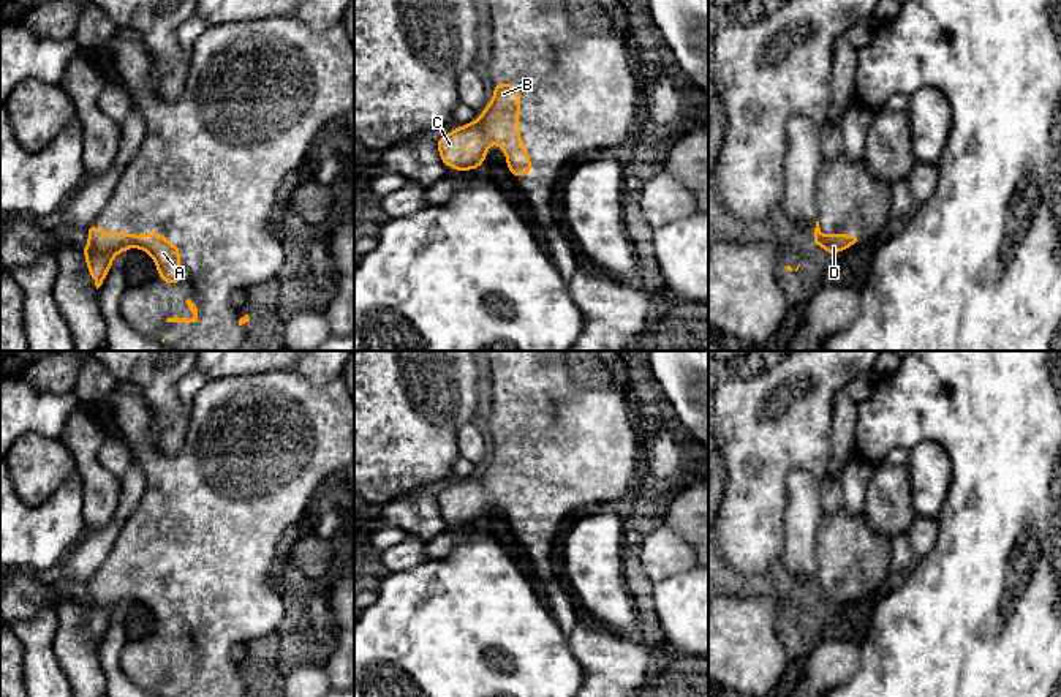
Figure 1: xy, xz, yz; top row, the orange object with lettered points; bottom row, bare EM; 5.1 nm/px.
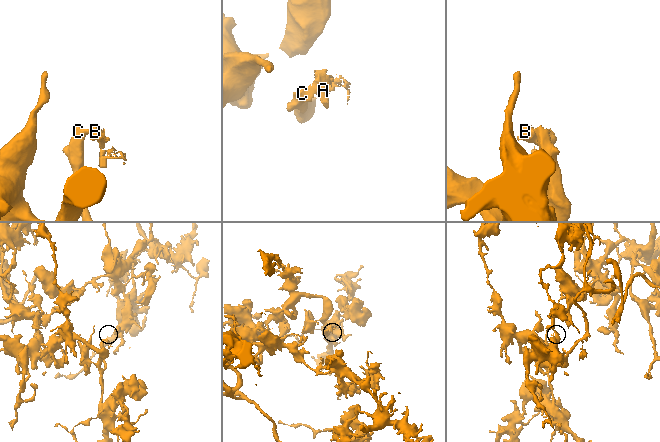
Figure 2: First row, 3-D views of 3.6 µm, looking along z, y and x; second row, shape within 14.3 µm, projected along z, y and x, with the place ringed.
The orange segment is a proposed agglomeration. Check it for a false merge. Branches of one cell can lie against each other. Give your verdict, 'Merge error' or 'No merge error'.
No merge error

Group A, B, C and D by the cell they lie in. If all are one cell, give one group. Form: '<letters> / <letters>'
A B C D

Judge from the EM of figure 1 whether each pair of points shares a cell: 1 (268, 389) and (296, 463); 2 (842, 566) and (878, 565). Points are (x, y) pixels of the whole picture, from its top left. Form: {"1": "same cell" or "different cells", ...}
{"1": "same cell", "2": "same cell"}

